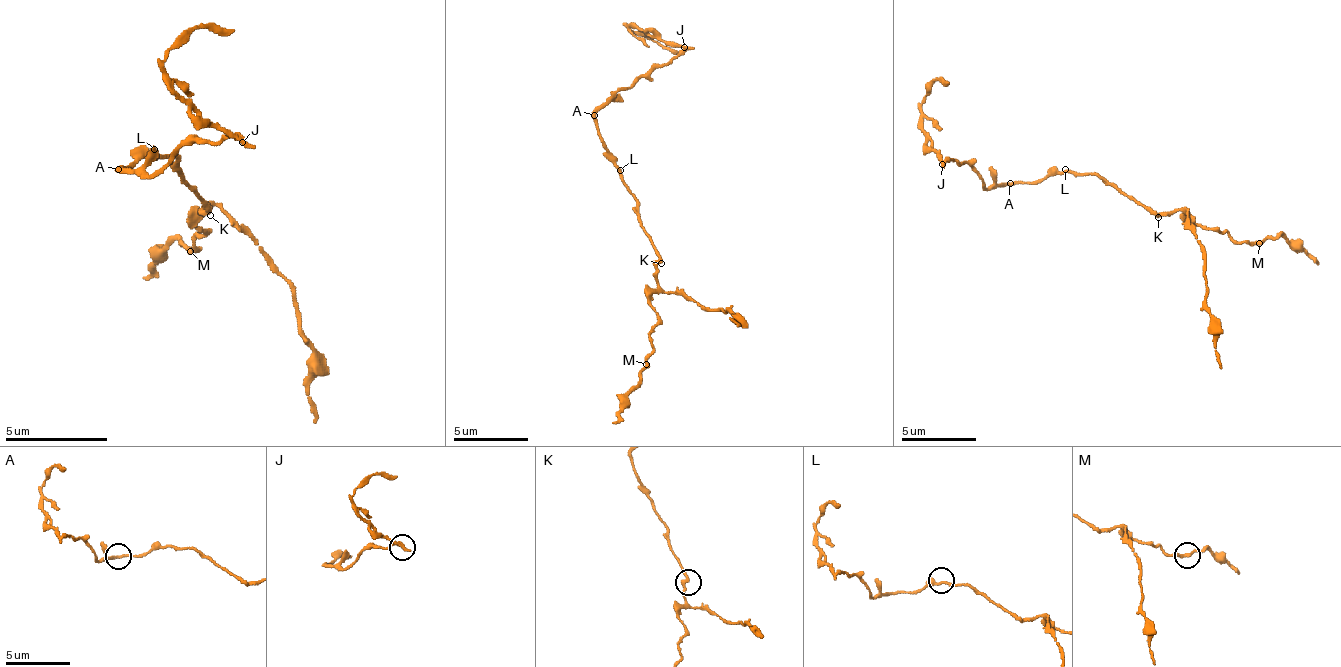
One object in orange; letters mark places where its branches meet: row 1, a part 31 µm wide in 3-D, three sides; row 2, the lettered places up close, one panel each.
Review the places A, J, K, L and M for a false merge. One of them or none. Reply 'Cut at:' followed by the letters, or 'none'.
Cut at: J

